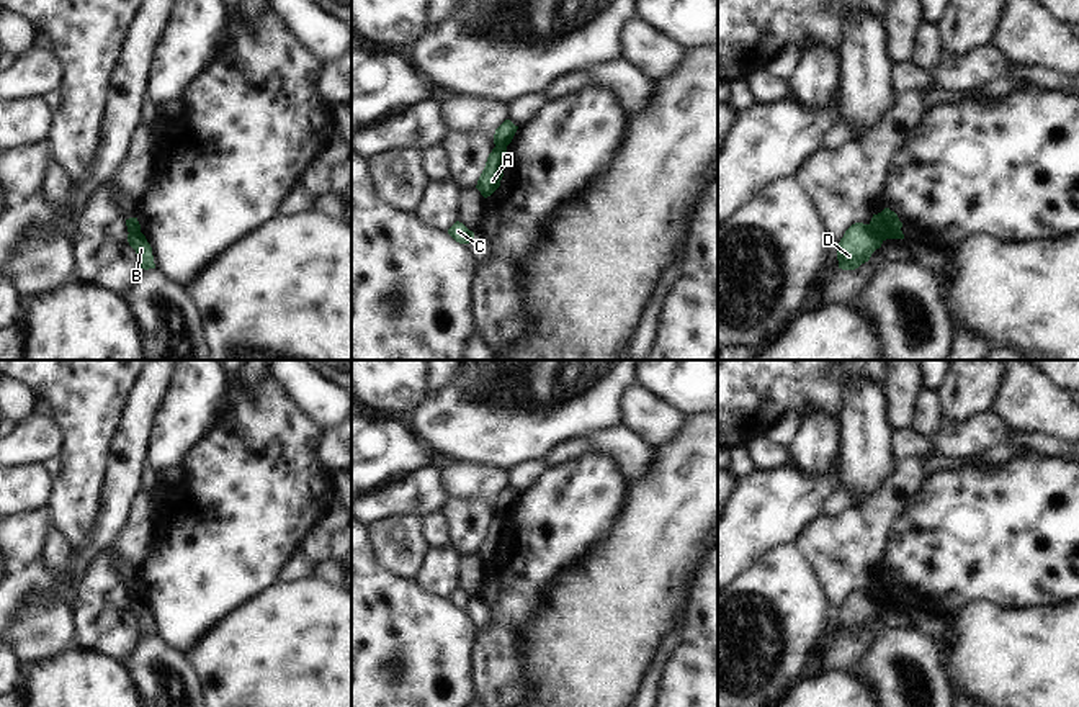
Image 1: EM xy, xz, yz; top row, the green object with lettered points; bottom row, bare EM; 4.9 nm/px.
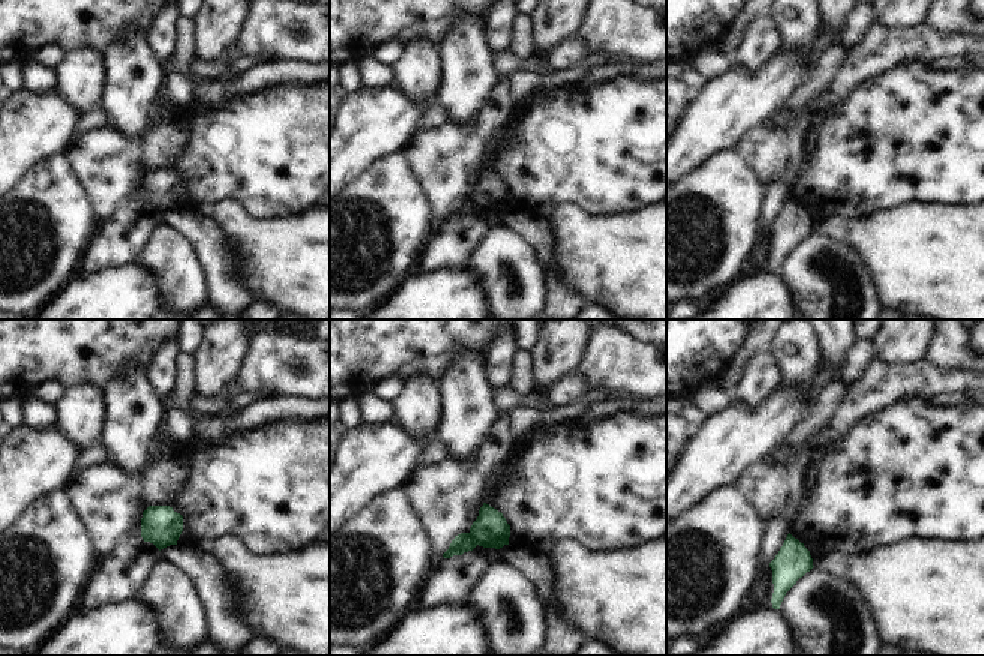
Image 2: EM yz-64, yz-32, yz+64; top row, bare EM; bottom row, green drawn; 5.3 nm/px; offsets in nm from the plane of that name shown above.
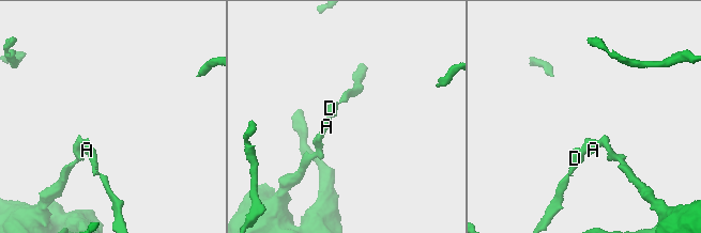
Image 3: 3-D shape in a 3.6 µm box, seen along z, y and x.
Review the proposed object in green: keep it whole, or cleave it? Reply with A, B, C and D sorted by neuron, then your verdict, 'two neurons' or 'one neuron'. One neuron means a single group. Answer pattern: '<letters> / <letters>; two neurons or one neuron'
A C / B D; two neurons

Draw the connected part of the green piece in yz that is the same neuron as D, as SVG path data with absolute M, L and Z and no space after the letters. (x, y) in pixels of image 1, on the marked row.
M852 224L837 244L839 268L855 270L868 262L871 254L880 249L883 241L871 231L868 224Z

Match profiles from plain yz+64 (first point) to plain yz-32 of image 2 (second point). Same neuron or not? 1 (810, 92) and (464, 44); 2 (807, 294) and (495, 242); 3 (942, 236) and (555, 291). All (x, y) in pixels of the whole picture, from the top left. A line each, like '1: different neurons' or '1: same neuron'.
1: different neurons
2: same neuron
3: different neurons

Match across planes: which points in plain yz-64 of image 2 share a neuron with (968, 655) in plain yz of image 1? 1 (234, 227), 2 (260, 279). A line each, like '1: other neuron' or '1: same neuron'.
1: same neuron
2: same neuron

